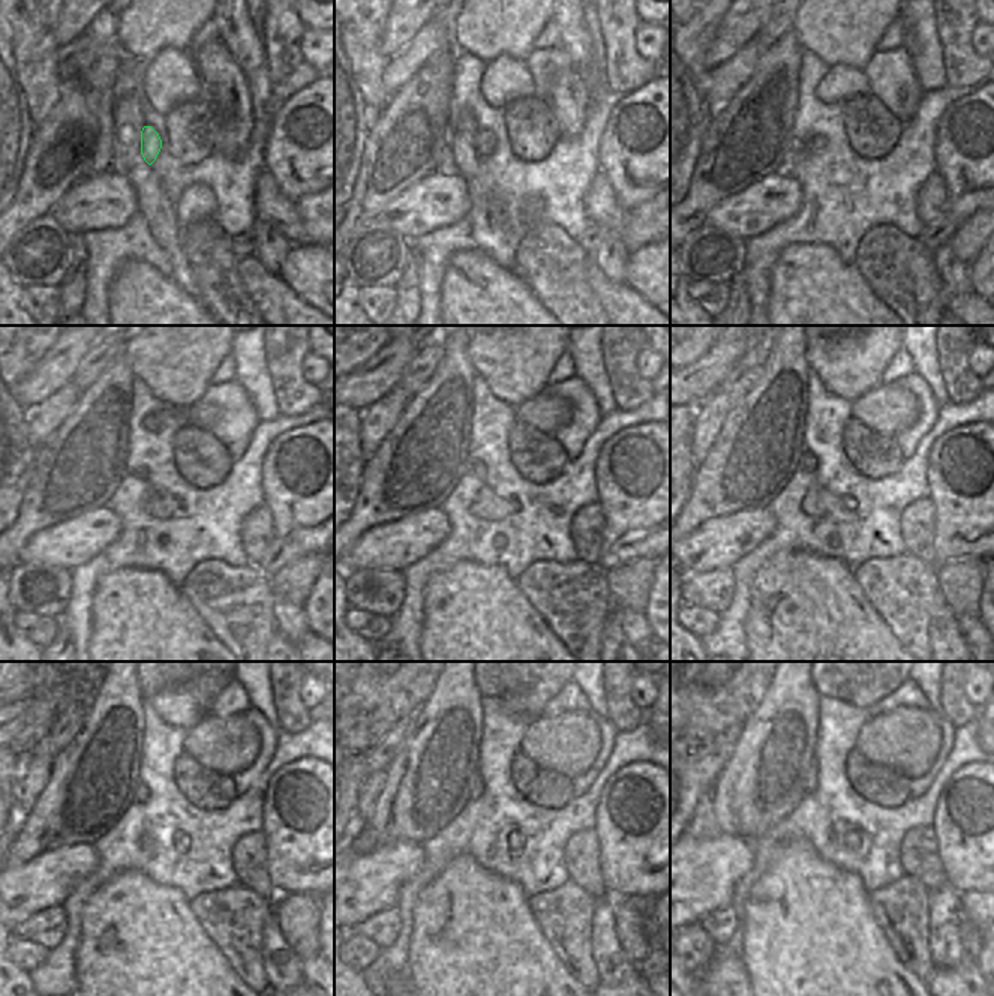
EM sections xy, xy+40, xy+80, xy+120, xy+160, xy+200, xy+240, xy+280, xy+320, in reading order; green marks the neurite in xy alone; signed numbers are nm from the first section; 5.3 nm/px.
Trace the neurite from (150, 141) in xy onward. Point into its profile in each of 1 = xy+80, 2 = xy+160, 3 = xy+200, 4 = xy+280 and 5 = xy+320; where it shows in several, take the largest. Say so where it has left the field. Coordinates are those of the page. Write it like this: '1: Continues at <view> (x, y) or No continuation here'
1: Continues at xy+80 (816, 143)
2: Continues at xy+160 (474, 467)
3: Continues at xy+200 (808, 462)
4: Continues at xy+280 (477, 788)
5: Continues at xy+320 (810, 776)

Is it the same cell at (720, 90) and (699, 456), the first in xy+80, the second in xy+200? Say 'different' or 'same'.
same

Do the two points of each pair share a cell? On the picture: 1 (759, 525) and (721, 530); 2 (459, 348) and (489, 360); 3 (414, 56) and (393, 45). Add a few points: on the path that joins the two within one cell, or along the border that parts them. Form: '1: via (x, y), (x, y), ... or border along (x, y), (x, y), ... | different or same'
1: via (750, 527), (745, 530), (730, 530) | same
2: border along (467, 341), (467, 357), (476, 372) | different
3: border along (425, 24), (389, 60) | different

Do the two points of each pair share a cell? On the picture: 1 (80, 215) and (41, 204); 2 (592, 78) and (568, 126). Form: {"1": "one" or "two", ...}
{"1": "two", "2": "two"}

